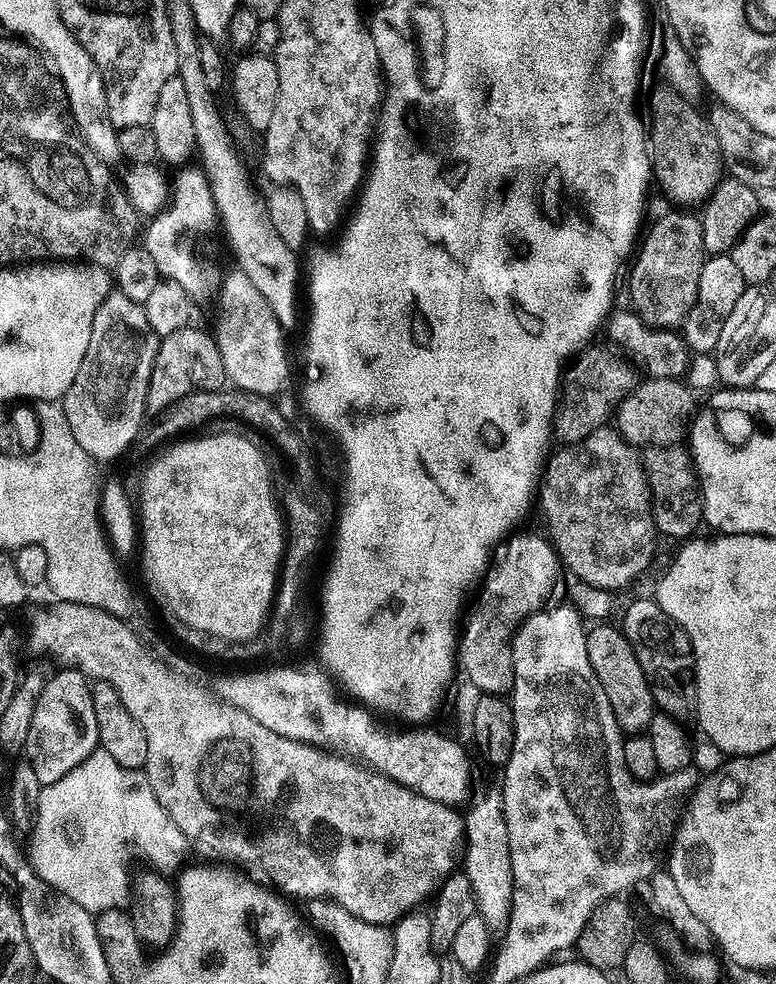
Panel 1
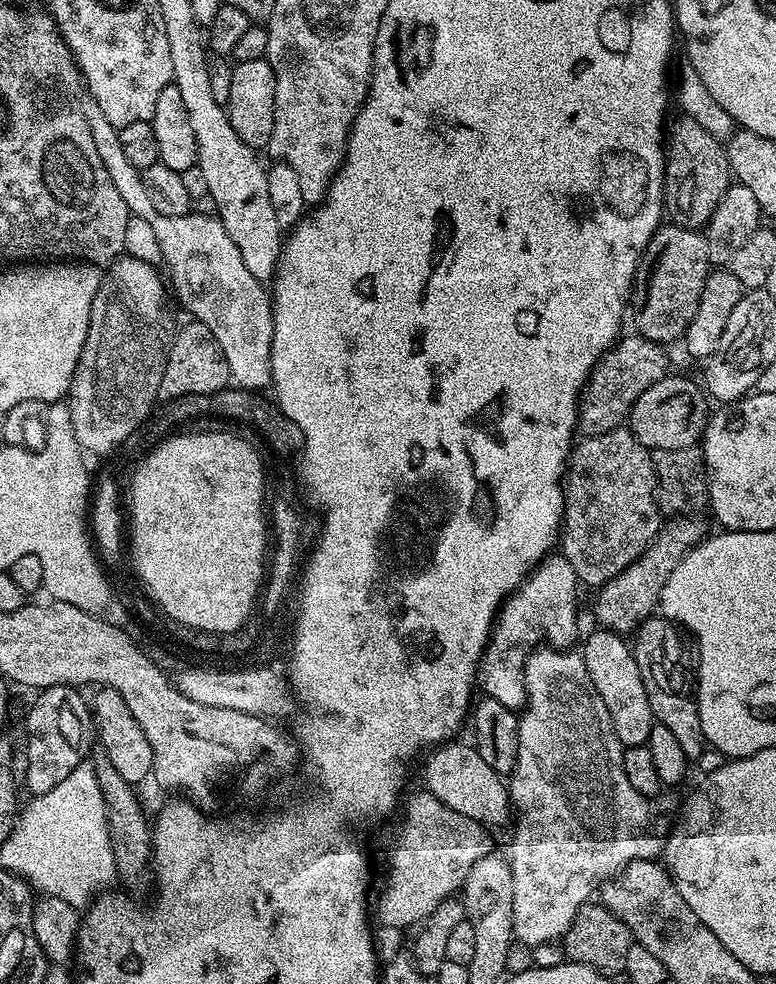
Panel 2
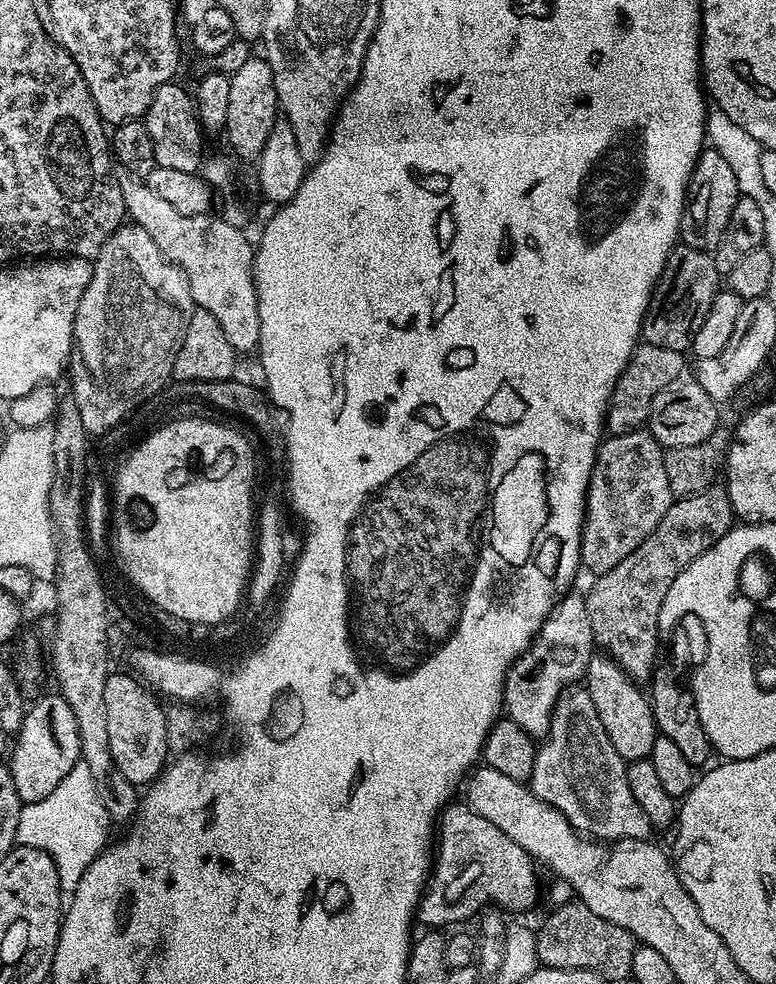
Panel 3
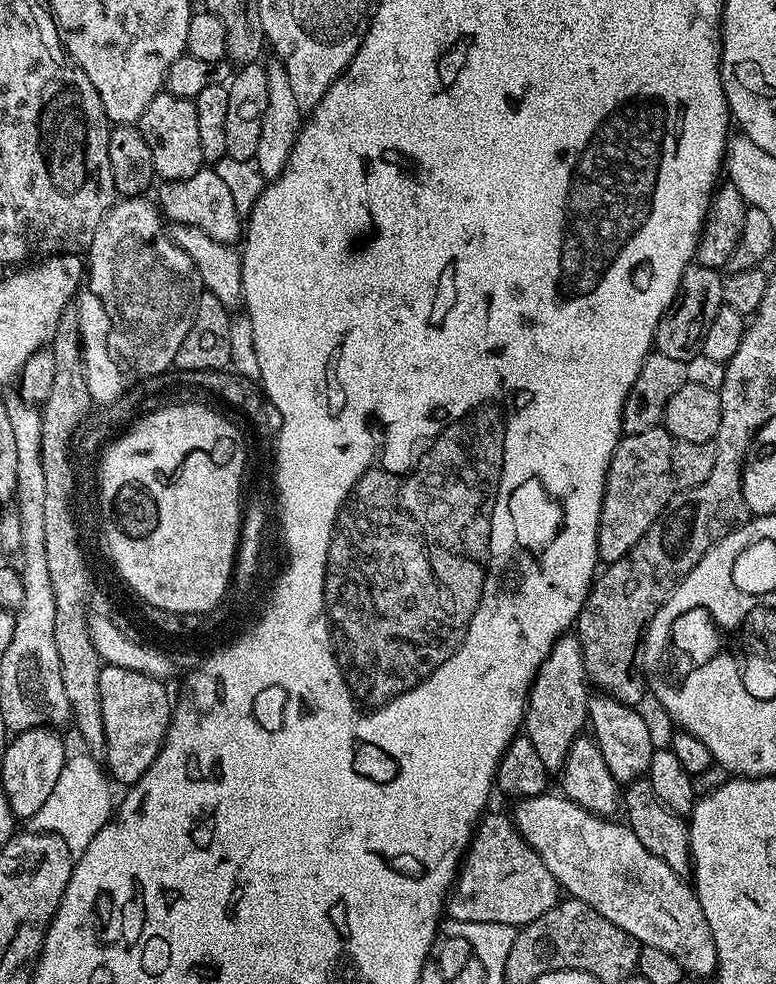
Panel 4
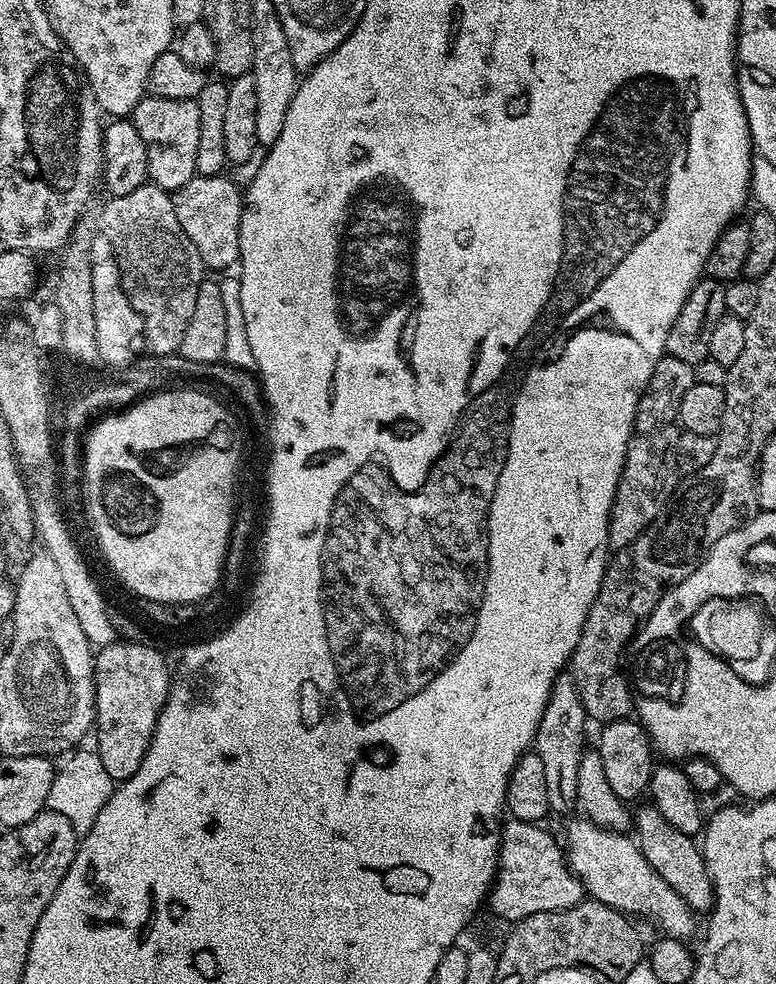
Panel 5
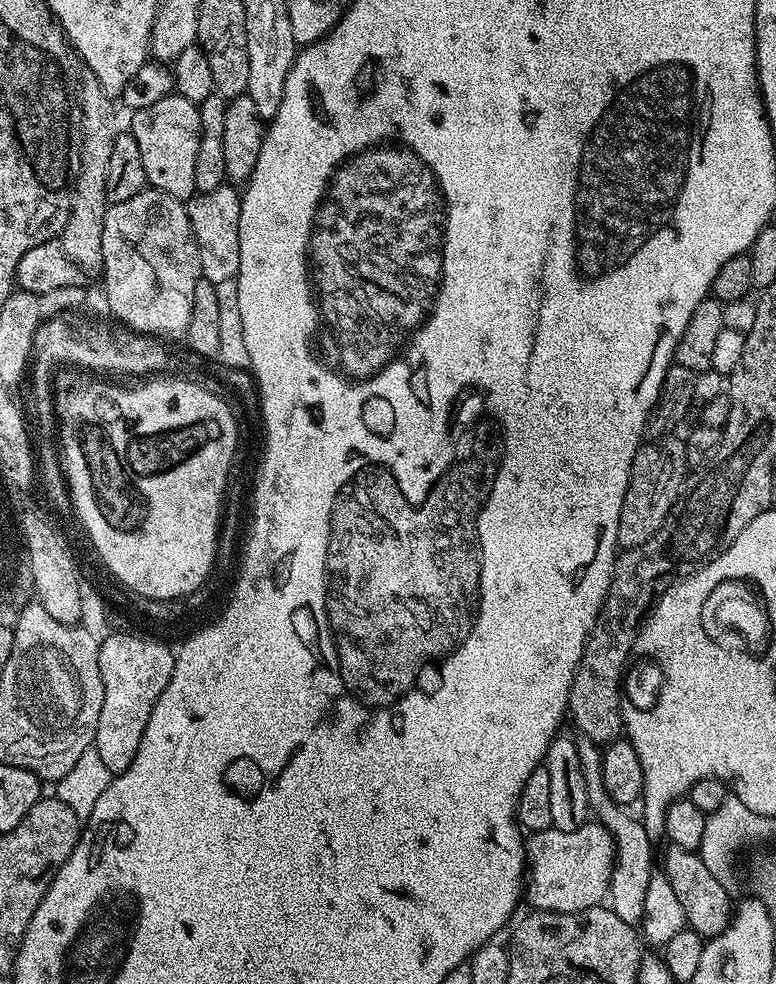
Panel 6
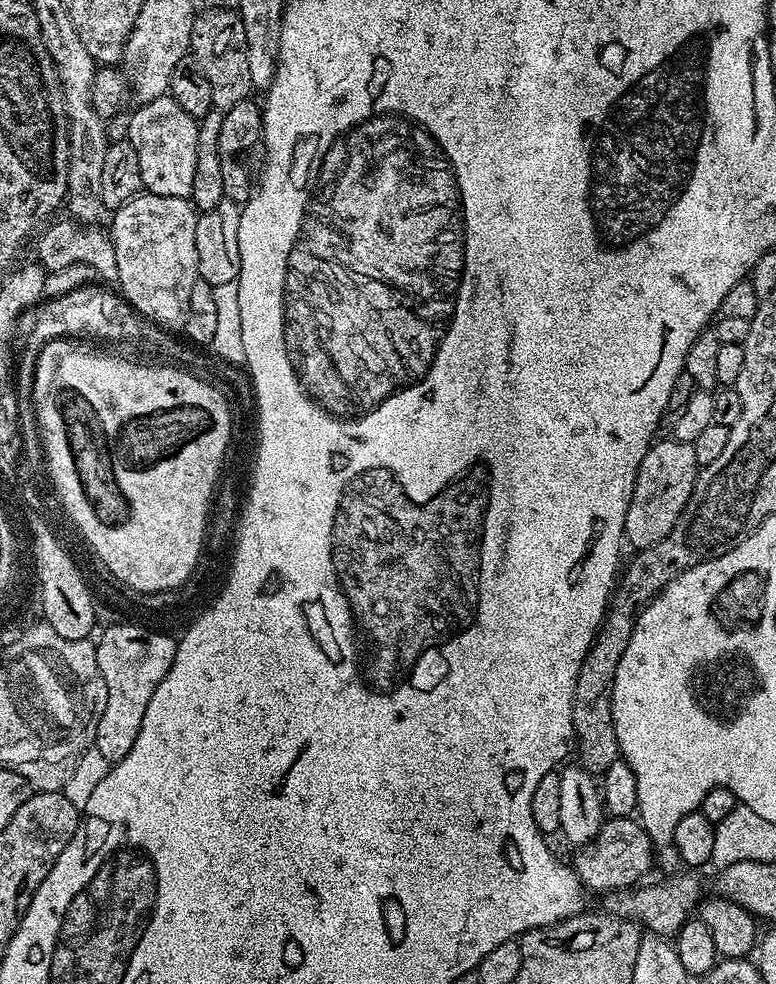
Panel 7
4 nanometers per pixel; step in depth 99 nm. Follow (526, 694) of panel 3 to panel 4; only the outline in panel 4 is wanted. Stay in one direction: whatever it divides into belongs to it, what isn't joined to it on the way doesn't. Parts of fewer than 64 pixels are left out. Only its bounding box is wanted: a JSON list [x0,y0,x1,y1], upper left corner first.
[522,634,590,773]

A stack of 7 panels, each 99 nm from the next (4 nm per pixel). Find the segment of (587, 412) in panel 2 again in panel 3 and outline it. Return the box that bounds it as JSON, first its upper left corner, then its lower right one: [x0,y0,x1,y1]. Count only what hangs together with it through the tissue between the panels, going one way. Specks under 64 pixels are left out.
[606,342,685,436]

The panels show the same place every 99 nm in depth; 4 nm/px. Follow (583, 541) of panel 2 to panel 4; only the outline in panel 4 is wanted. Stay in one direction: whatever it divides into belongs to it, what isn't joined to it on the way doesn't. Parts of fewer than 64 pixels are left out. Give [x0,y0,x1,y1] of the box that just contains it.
[596,426,674,565]

